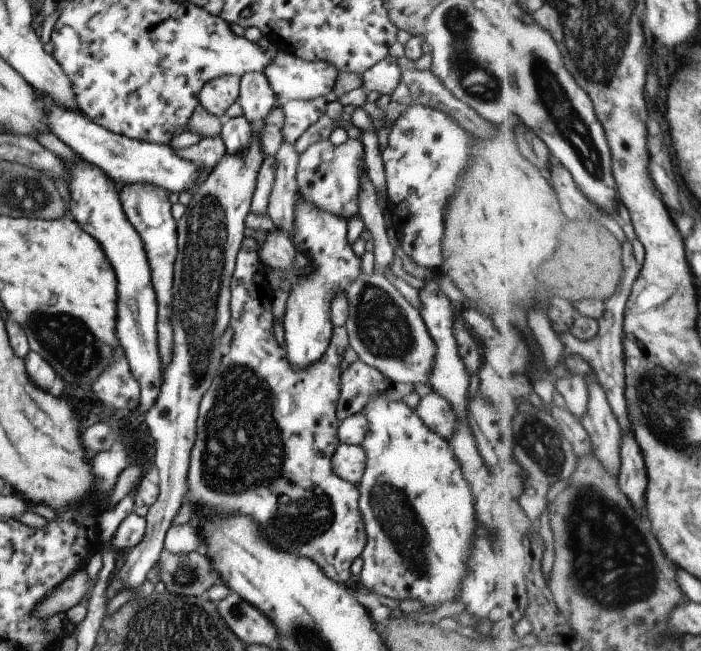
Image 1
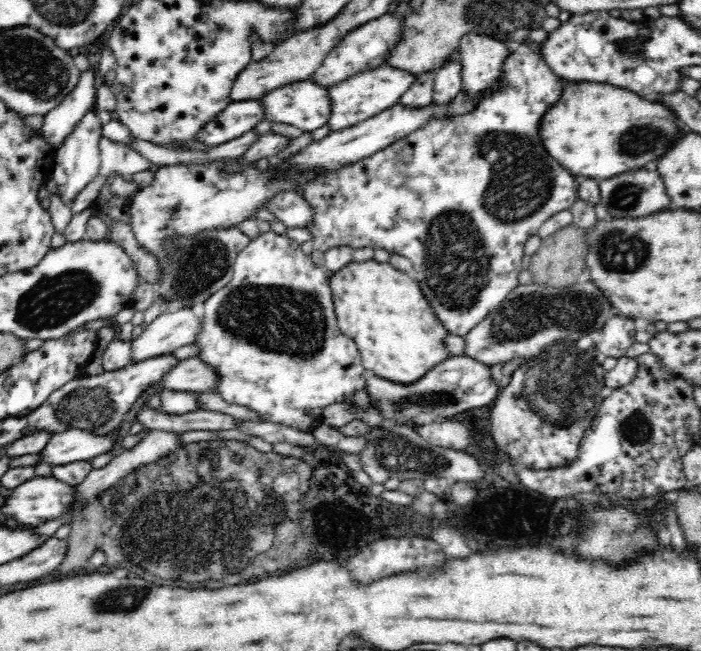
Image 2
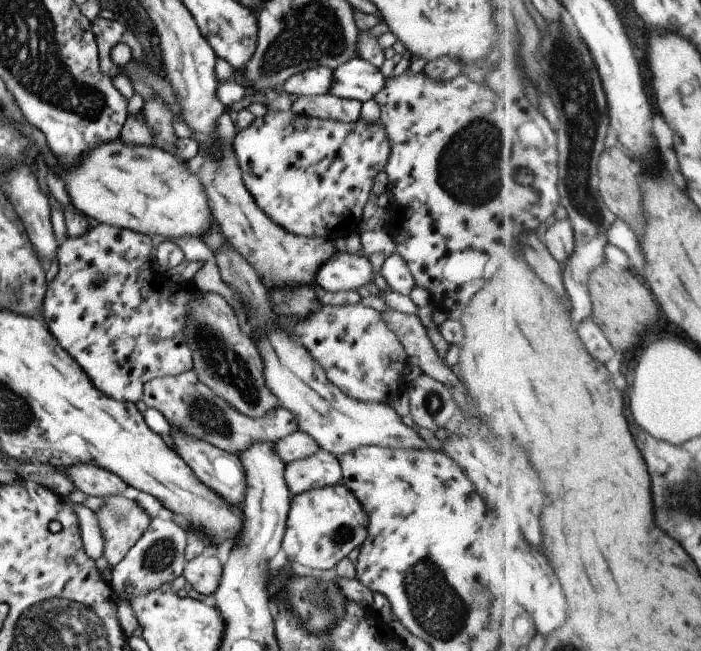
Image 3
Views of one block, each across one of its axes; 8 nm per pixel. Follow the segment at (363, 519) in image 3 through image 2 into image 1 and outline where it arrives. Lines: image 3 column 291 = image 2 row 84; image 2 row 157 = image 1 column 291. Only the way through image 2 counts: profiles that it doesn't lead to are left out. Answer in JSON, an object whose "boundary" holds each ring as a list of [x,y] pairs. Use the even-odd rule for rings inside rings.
{"boundary":[[[251,236],[244,237],[245,246],[239,248],[235,260],[235,272],[233,273],[233,281],[230,283],[230,304],[231,311],[229,320],[229,328],[233,332],[229,346],[222,351],[219,360],[219,366],[215,370],[215,376],[211,378],[211,384],[207,388],[207,392],[203,392],[201,400],[198,404],[198,414],[196,420],[196,438],[190,450],[188,469],[187,469],[187,488],[185,495],[179,507],[179,512],[175,514],[175,518],[171,520],[169,526],[177,526],[180,524],[190,524],[195,526],[201,518],[201,514],[209,514],[211,510],[217,512],[241,512],[241,514],[249,514],[253,516],[253,520],[257,520],[257,524],[261,526],[263,534],[269,538],[269,542],[273,542],[275,546],[283,548],[283,550],[291,550],[291,552],[299,552],[299,556],[305,556],[307,560],[311,558],[313,562],[322,568],[325,576],[328,576],[335,584],[343,585],[343,582],[349,578],[349,566],[351,562],[360,556],[366,543],[366,534],[363,530],[363,522],[358,508],[358,490],[356,485],[351,484],[333,474],[330,466],[331,456],[339,444],[337,440],[337,428],[339,428],[339,420],[335,414],[335,406],[337,406],[337,396],[339,396],[339,378],[341,378],[341,370],[339,363],[343,359],[343,352],[349,346],[347,340],[347,332],[344,326],[333,327],[331,338],[327,348],[322,352],[321,358],[307,364],[307,368],[293,368],[287,360],[285,360],[285,346],[278,345],[273,336],[273,316],[271,312],[271,303],[273,302],[274,291],[269,287],[266,278],[266,269],[258,258],[257,242]]]}

